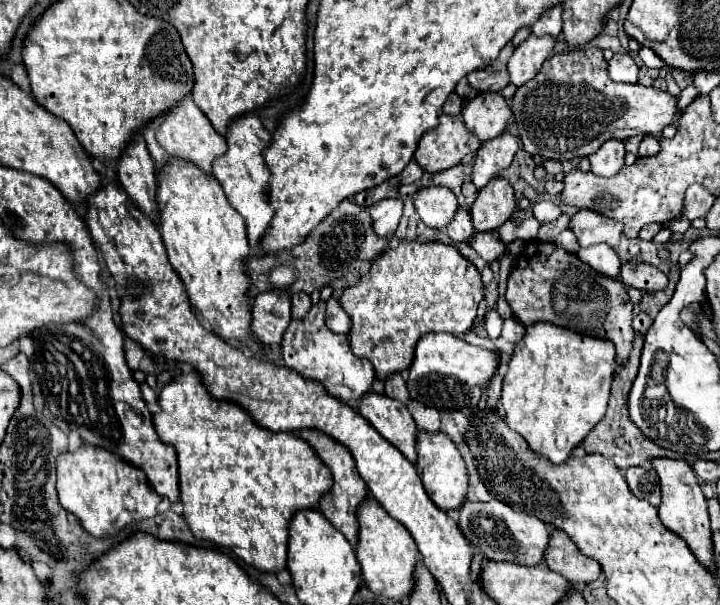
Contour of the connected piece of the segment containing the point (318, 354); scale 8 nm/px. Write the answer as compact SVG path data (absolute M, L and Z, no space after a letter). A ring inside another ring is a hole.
M319 301L315 303L309 313L303 319L293 319L283 335L281 343L281 353L283 353L283 363L301 373L307 379L315 379L323 383L323 387L329 391L329 395L353 403L359 397L363 397L373 383L375 371L367 359L359 359L351 353L349 337L347 335L337 335L327 329L325 325L325 303Z

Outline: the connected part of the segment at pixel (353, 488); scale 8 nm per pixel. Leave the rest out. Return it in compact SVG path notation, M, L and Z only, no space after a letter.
M301 429L299 435L315 449L315 453L319 455L319 459L323 459L323 463L327 463L327 467L331 469L333 475L333 487L321 497L319 501L319 511L349 539L349 543L353 543L355 547L355 507L359 505L359 499L367 497L367 487L361 479L361 475L357 473L357 465L353 455L349 453L347 447L343 447L341 443L337 443L335 439L331 439L327 433L323 431L315 431L315 429Z

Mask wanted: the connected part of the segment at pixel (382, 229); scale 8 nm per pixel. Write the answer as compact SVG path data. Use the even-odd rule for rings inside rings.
M395 197L395 199L383 199L375 205L369 207L369 215L371 215L371 225L375 235L379 235L381 239L391 239L395 235L395 229L399 225L403 213L403 203Z

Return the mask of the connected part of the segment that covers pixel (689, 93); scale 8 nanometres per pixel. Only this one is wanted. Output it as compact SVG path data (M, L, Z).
M689 85L687 88L681 91L679 99L679 109L685 110L688 104L690 104L698 93L693 85Z

